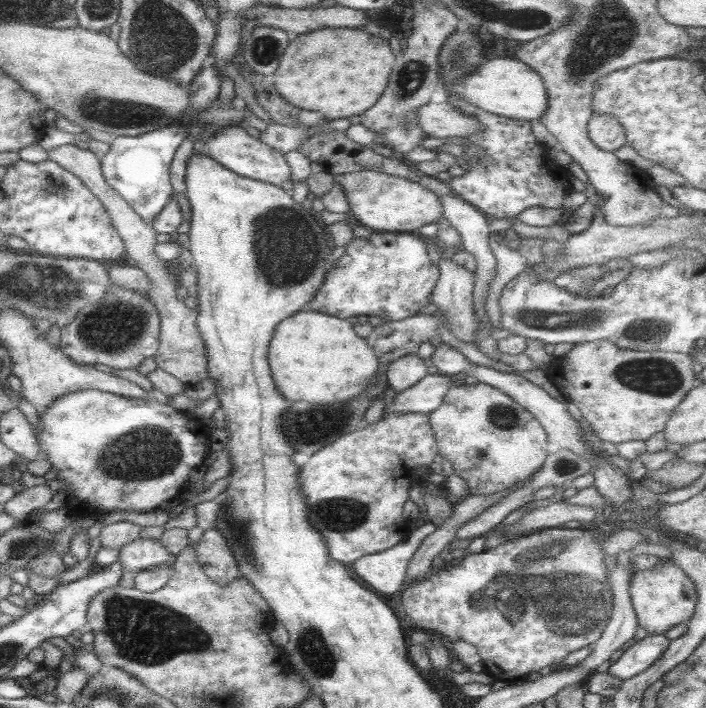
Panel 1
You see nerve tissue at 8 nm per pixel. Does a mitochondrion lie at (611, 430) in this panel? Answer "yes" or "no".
no

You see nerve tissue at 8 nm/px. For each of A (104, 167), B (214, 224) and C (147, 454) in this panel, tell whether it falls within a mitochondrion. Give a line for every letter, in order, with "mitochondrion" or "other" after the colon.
A: other
B: other
C: mitochondrion

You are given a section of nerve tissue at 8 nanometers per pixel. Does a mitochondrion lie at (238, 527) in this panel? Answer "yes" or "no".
yes

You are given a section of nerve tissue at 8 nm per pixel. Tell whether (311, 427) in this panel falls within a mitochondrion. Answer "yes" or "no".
yes

